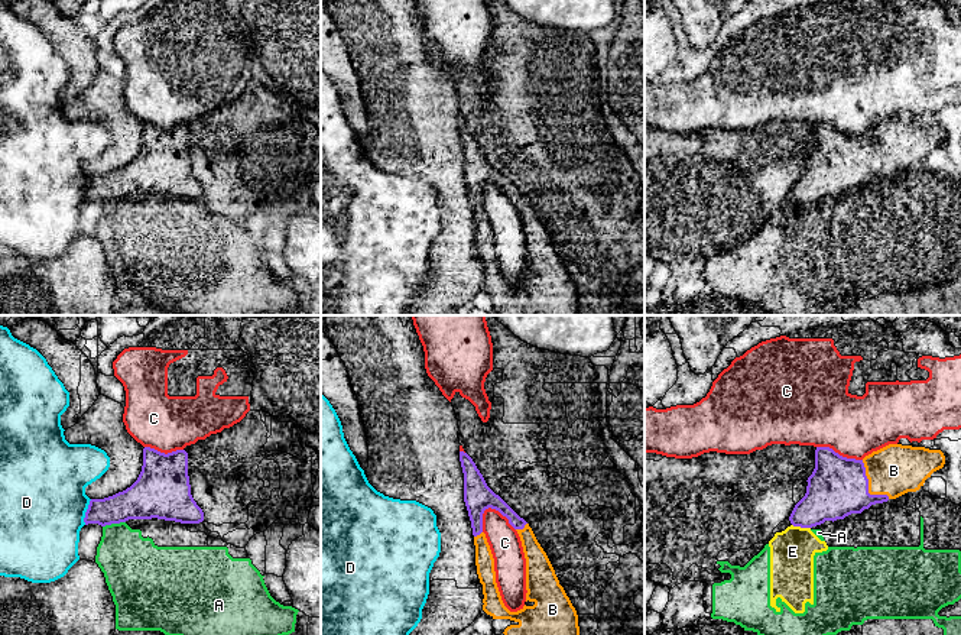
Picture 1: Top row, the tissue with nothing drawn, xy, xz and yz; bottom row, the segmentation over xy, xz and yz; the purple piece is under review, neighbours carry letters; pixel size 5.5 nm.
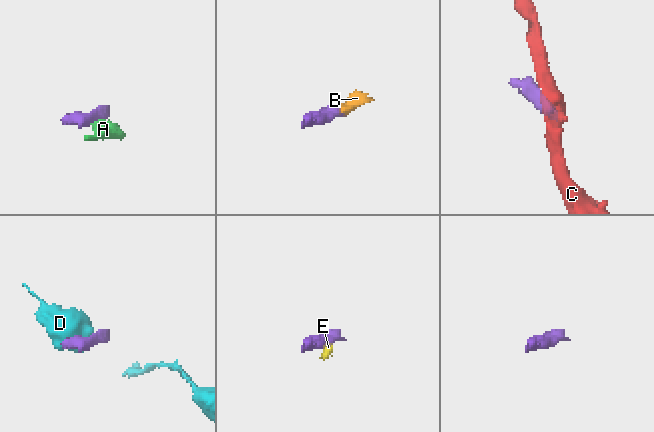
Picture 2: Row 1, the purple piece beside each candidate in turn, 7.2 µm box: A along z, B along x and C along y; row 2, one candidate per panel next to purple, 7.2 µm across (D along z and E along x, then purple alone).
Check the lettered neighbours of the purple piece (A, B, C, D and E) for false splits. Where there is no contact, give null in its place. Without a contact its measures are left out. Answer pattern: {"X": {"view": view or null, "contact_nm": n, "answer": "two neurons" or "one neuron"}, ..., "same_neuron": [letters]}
{"A": {"view": "xy", "contact_nm": 130, "answer": "two neurons"}, "B": {"view": "yz", "contact_nm": 260, "answer": "one neuron"}, "C": {"view": "xz", "contact_nm": 220, "answer": "two neurons"}, "D": {"view": "xy", "contact_nm": 150, "answer": "two neurons"}, "E": {"view": "yz", "contact_nm": 110, "answer": "two neurons"}, "same_neuron": ["B"]}

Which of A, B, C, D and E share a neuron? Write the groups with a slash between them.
A E / B / C / D

